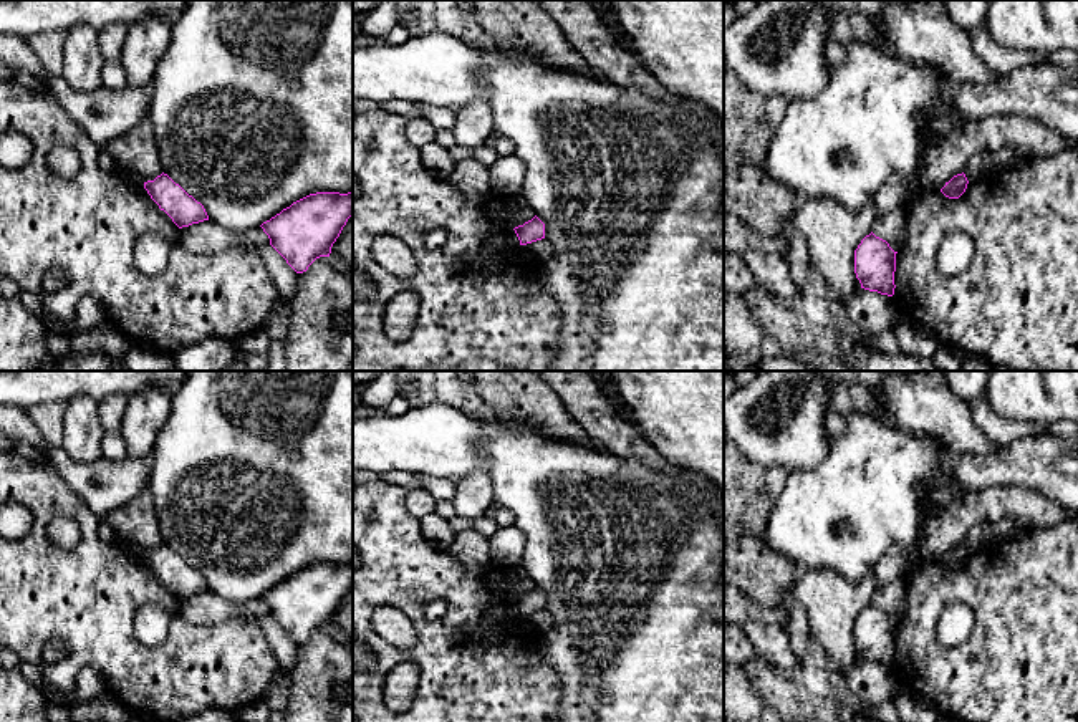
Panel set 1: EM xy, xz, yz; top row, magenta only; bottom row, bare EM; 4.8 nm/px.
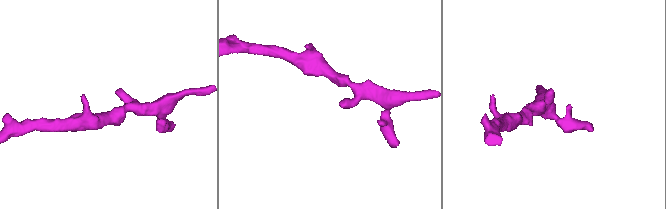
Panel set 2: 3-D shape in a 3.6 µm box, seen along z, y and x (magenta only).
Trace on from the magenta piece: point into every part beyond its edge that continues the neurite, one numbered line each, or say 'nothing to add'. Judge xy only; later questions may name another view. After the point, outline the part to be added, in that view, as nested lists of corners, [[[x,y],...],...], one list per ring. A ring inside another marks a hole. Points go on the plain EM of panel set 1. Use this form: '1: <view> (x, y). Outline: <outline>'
nothing to add

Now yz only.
nothing to add

